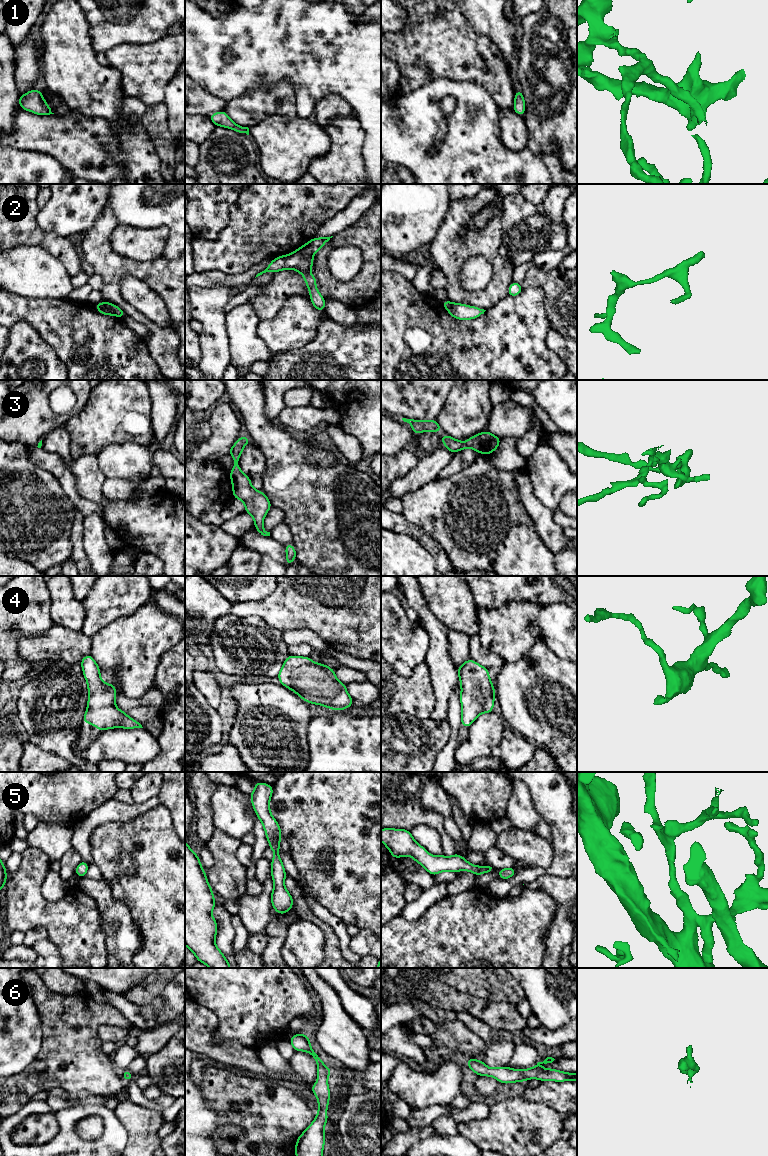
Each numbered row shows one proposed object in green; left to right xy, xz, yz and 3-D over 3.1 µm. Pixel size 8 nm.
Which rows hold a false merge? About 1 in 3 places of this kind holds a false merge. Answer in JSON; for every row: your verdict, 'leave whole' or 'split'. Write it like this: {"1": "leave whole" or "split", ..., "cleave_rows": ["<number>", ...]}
{"1": "leave whole", "2": "leave whole", "3": "leave whole", "4": "leave whole", "5": "leave whole", "6": "leave whole", "cleave_rows": []}

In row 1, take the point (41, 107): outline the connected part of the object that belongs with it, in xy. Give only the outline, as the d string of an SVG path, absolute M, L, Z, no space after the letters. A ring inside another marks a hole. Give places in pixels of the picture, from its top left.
M32 89L24 95L20 95L19 106L29 112L34 112L37 115L54 114L51 112L49 105L45 102L42 92L35 89Z

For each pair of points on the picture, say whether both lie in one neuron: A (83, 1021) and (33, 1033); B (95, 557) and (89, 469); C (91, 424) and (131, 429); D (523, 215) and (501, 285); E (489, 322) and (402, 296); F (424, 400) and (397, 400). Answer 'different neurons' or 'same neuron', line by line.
A: different neurons
B: different neurons
C: same neuron
D: different neurons
E: same neuron
F: same neuron

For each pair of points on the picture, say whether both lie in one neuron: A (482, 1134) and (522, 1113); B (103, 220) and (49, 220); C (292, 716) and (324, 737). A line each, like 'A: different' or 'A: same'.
A: same
B: different
C: different

